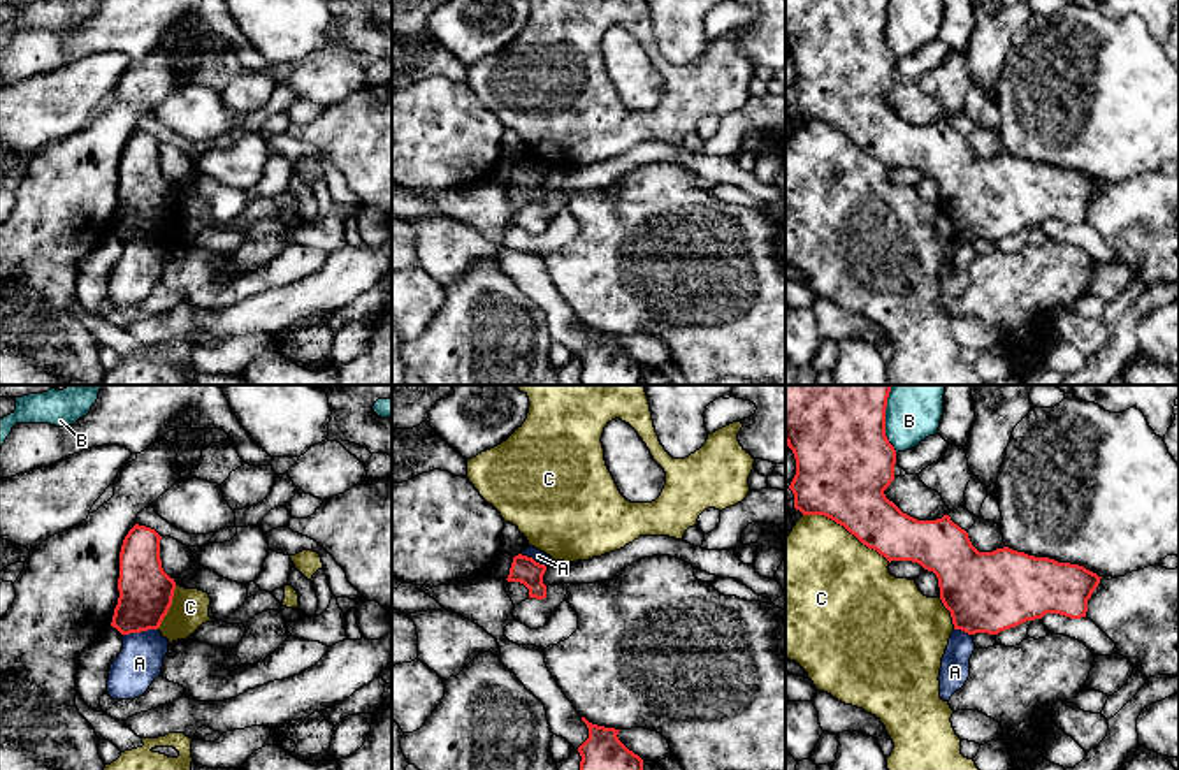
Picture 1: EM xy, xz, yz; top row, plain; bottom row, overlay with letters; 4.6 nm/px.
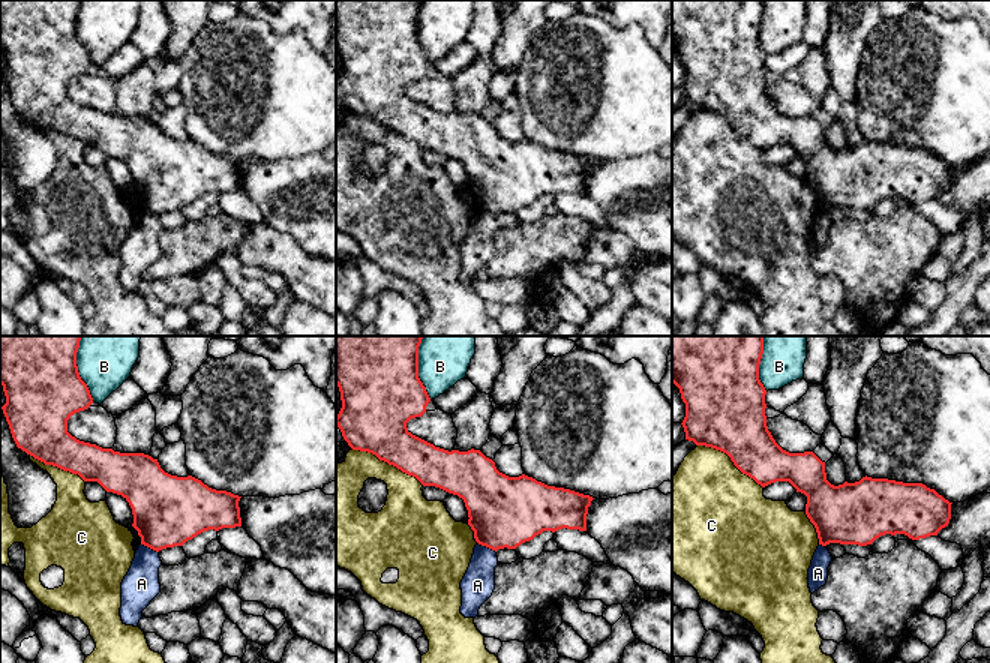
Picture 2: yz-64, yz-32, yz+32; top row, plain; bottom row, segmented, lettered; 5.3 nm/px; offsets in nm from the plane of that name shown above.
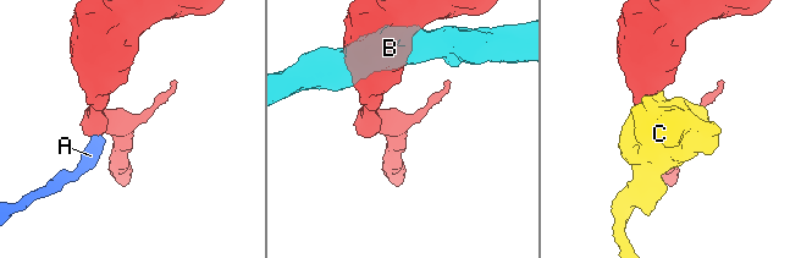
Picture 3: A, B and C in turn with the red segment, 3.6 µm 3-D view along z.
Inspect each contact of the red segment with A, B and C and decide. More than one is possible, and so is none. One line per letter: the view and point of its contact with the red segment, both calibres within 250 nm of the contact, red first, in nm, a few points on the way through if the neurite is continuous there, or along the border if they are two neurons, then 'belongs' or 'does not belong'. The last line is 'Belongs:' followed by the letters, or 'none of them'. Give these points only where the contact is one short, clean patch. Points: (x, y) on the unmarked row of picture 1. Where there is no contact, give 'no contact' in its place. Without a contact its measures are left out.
A: meets red in xy at (139, 238); 240 nm thick on the red side, 200 nm on the other; border along xy (157, 234), (123, 241); does not belong
B: meets red in yz at (884, 30); 440 nm thick on the red side, 220 nm on the other; does not belong
C: meets red in yz at (847, 136); 400 nm thick on the red side, 480 nm on the other; does not belong
Belongs: none of them

